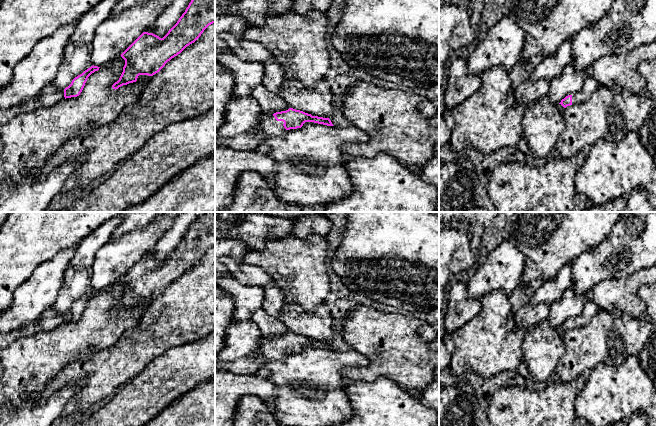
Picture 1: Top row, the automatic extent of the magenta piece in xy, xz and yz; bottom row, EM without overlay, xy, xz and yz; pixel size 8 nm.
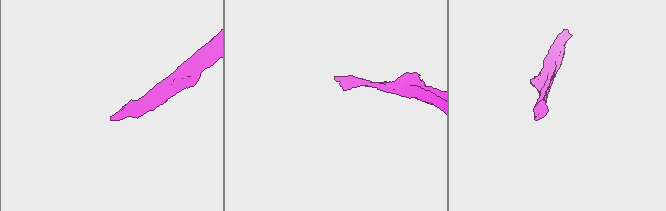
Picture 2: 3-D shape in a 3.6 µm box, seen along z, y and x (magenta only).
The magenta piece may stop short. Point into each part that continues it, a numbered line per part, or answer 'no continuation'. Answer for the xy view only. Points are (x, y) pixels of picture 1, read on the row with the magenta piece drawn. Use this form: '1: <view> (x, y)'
1: xy (50, 95)

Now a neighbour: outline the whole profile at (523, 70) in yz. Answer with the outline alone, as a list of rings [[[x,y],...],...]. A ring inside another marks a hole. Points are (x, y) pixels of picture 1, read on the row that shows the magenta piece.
[[[532,56],[527,60],[520,60],[509,72],[513,88],[518,88],[525,80],[531,78],[536,66],[543,59],[542,56]]]

